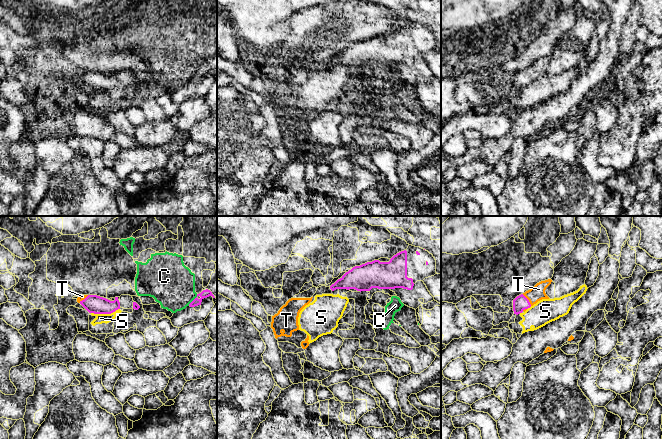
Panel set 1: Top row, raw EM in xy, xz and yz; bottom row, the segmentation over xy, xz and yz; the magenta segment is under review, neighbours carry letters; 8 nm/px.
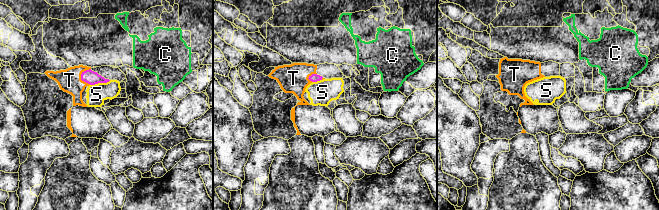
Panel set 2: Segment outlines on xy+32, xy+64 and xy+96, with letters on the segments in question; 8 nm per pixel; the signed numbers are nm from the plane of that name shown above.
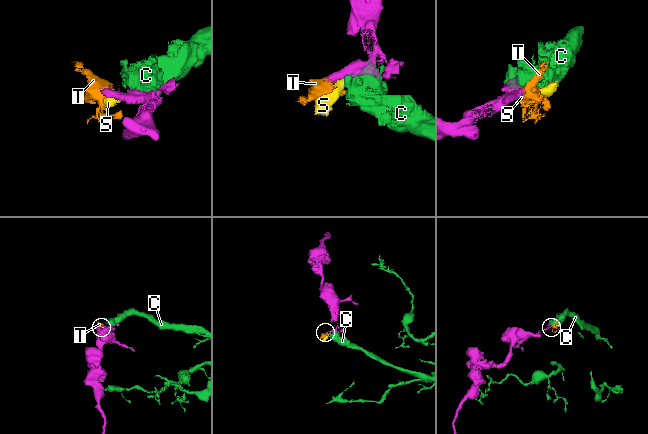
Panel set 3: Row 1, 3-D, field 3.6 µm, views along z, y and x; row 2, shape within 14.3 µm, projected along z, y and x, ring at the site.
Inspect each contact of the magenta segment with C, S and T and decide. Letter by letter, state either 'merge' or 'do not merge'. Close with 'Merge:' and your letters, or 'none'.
C: do not merge
S: do not merge
T: merge
Merge: T

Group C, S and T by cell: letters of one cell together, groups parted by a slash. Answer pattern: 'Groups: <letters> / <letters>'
Groups: C / S / T

